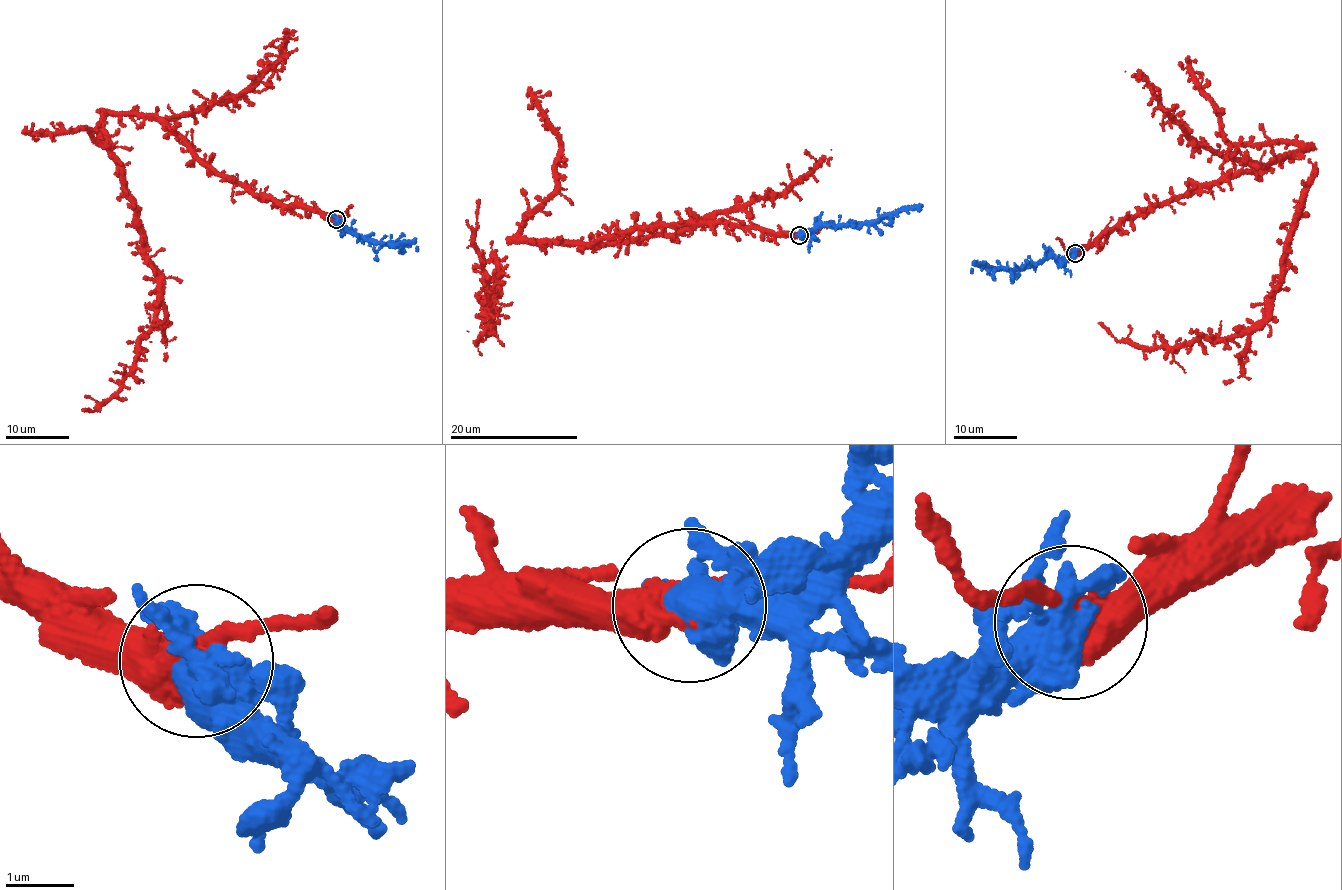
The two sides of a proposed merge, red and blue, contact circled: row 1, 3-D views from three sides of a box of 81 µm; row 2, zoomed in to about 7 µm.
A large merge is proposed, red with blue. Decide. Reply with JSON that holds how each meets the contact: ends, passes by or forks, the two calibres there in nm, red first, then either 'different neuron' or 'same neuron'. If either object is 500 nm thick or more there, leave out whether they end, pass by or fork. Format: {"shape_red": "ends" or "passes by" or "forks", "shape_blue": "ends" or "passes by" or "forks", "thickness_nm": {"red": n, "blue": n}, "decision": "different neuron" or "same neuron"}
{"thickness_nm": {"red": 400, "blue": 500}, "decision": "same neuron"}

